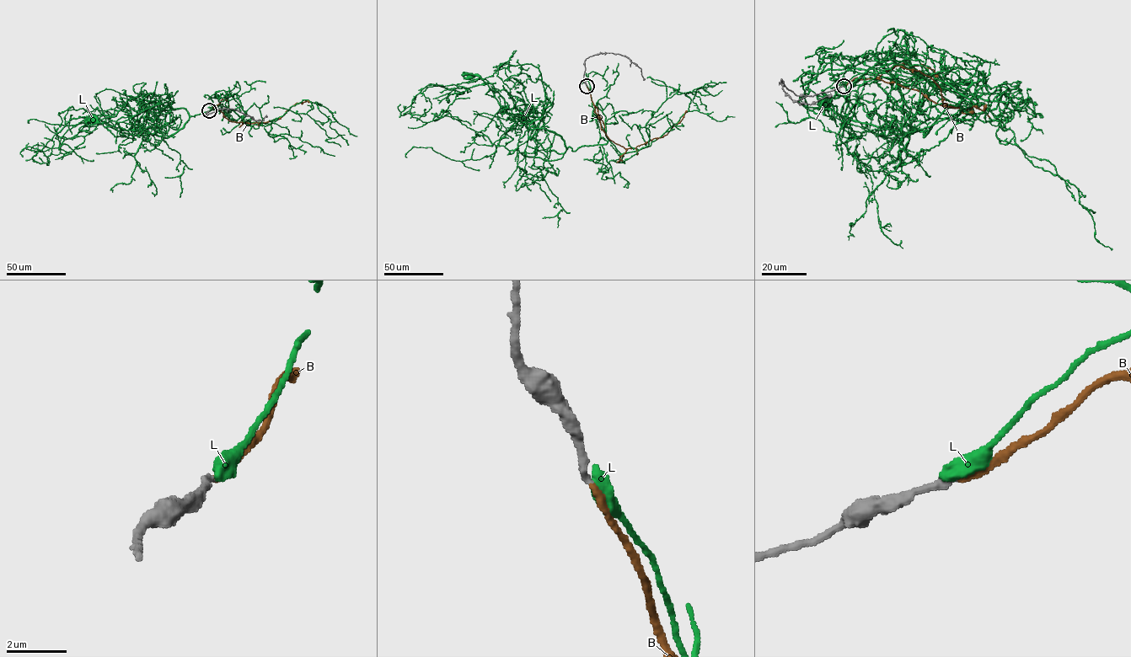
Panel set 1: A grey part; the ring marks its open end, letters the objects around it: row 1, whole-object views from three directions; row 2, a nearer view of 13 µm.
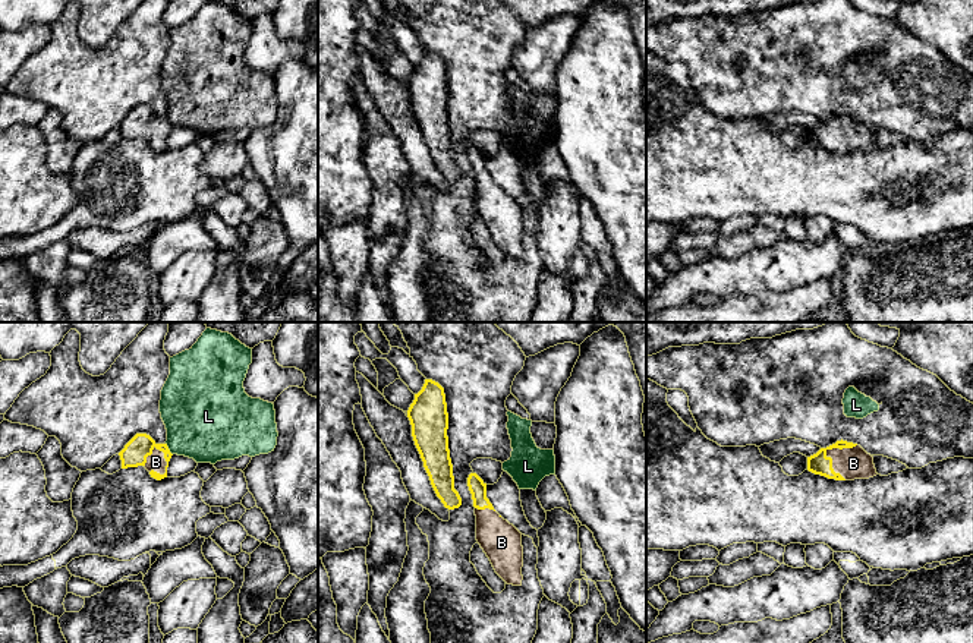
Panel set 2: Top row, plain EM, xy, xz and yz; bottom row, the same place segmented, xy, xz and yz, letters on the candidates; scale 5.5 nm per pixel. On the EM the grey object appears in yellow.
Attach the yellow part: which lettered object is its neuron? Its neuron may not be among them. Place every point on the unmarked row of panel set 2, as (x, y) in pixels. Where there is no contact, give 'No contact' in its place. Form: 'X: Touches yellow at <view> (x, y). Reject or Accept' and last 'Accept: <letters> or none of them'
B: Touches yellow at yz (825, 125). Accept
L: Touches yellow at xy (167, 120). Reject
Accept: B

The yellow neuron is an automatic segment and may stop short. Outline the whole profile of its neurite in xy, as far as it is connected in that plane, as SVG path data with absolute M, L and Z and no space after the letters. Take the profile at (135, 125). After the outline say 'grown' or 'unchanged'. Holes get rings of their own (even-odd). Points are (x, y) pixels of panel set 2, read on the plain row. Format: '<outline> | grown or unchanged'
M136 105L119 124L122 141L144 138L151 149L161 152L167 149L171 124L167 116L157 116L147 105Z | grown

